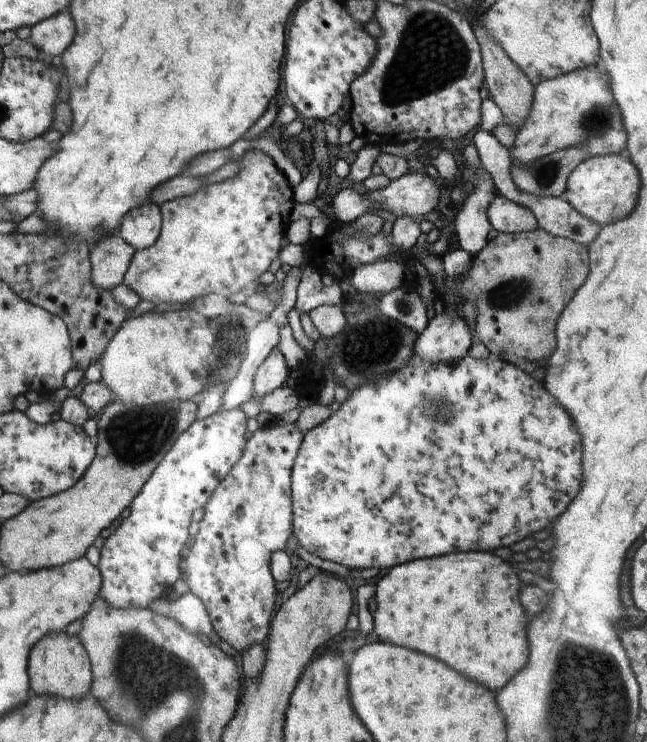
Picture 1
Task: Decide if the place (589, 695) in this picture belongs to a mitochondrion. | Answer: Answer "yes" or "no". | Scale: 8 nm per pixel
yes

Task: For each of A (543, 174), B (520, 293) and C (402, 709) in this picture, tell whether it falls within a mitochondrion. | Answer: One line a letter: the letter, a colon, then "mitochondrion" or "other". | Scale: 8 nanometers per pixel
A: mitochondrion
B: mitochondrion
C: other

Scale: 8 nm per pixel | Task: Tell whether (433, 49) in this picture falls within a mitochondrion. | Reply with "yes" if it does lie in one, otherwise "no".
yes

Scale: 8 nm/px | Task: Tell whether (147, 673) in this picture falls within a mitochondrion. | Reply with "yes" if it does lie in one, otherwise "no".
yes

